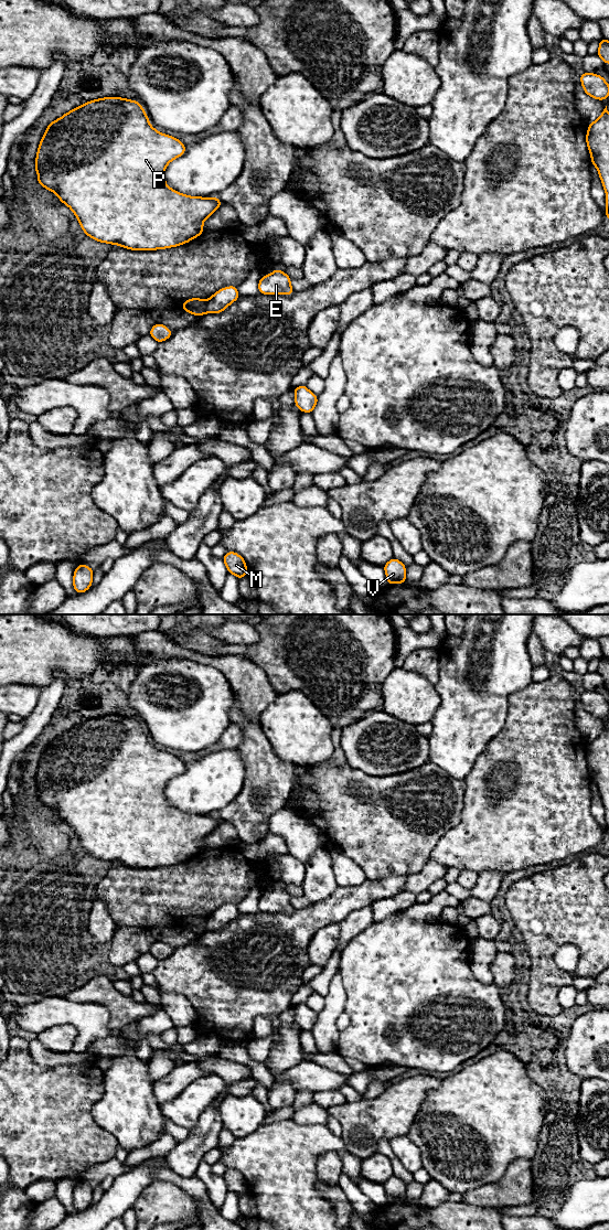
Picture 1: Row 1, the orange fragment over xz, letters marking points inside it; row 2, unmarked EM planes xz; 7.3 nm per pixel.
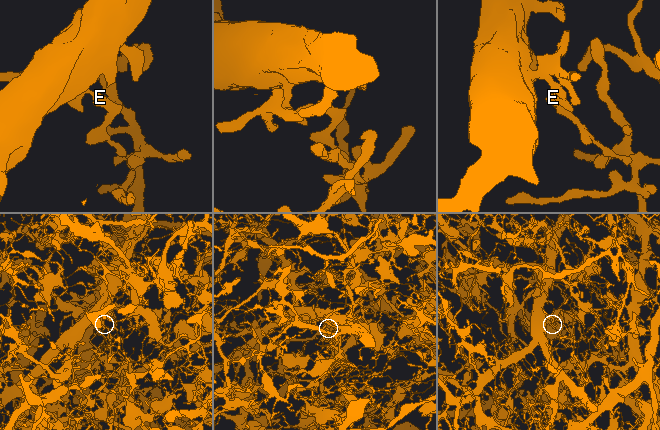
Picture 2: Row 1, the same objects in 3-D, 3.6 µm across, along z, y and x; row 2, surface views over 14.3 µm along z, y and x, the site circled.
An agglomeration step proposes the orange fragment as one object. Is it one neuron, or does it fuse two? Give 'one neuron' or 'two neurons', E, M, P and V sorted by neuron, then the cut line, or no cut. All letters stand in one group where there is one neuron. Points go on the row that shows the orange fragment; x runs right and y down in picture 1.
two neurons | E V / M P | xz (207, 300), (205, 312)

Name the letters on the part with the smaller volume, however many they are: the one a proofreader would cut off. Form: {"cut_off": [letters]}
{"cut_off": ["E", "V"]}

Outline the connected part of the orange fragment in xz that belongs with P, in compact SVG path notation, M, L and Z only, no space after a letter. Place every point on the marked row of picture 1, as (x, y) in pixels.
M104 97L75 107L46 127L39 143L34 170L38 183L55 193L72 210L87 236L130 250L164 249L189 243L203 234L204 221L223 204L216 196L184 195L167 185L167 165L182 157L185 149L179 139L159 132L149 124L139 101Z

